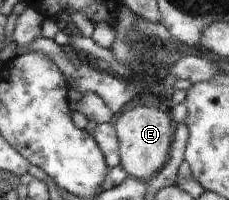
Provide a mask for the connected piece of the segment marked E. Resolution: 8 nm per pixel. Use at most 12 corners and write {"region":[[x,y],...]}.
{"region":[[135,106],[113,123],[120,165],[147,181],[169,159],[167,108]]}

